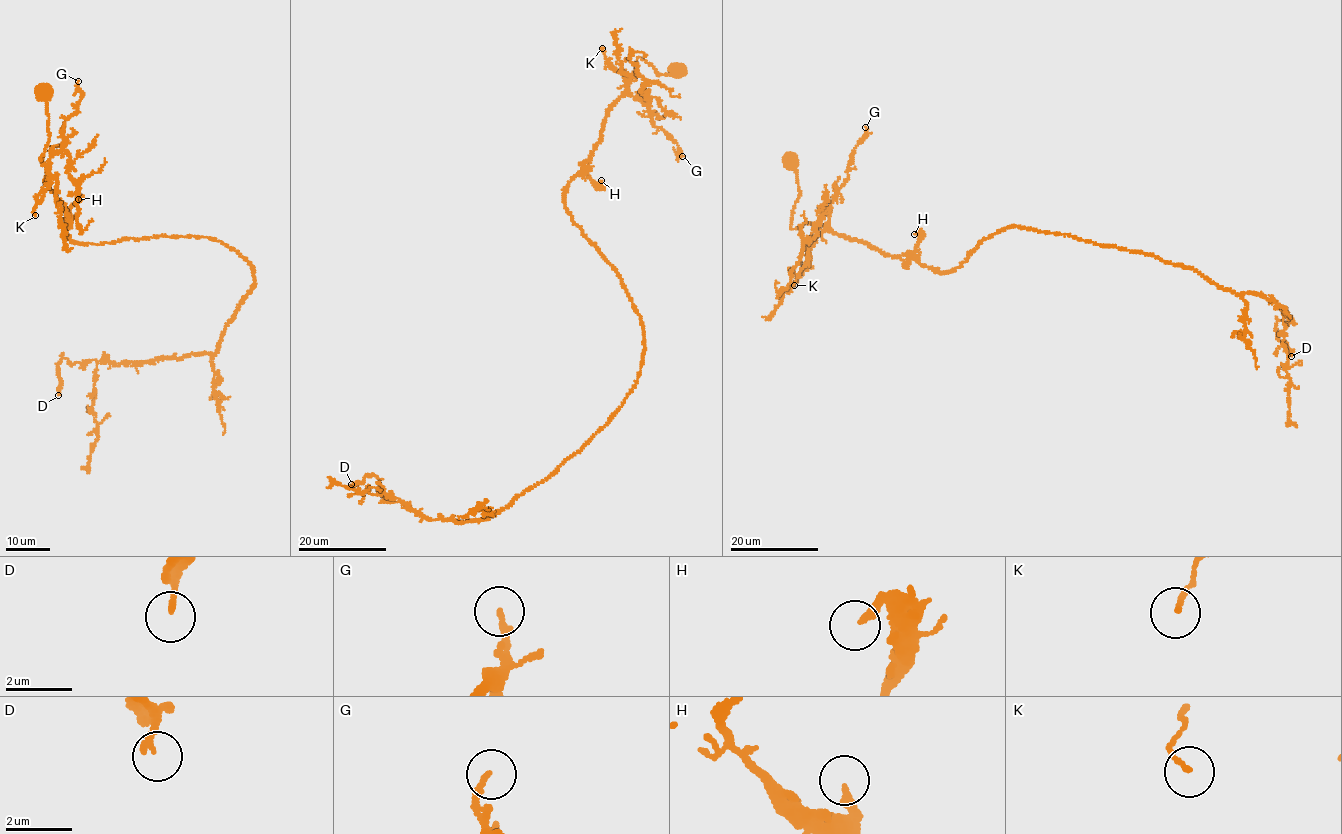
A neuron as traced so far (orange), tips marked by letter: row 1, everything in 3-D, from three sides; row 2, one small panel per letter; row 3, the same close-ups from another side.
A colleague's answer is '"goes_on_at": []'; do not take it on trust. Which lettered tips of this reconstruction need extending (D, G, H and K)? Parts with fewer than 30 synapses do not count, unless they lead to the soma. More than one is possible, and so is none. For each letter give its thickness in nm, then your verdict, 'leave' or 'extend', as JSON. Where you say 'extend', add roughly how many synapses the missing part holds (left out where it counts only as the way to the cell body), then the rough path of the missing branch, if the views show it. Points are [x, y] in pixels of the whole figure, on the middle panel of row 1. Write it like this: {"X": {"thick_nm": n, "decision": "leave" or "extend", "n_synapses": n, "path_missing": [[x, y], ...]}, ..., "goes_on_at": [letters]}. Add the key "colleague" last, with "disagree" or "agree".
{"D": {"thick_nm": 180, "decision": "leave"}, "G": {"thick_nm": 170, "decision": "leave"}, "H": {"thick_nm": 240, "decision": "leave"}, "K": {"thick_nm": 120, "decision": "leave"}, "goes_on_at": [], "colleague": "agree"}

